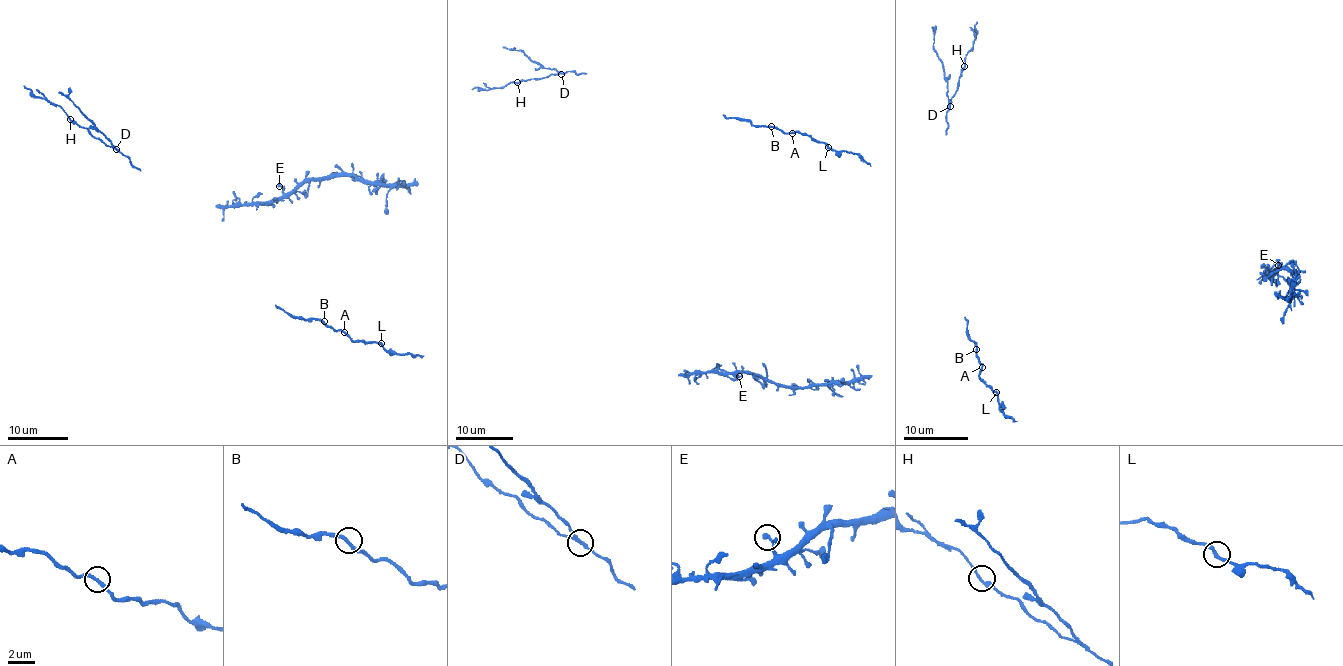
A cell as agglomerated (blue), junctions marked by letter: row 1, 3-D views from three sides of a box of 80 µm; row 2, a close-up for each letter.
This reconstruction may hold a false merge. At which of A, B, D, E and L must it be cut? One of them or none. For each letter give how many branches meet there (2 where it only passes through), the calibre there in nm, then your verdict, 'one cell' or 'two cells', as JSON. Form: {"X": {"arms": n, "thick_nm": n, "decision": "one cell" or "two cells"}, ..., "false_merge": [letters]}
{"A": {"arms": 2, "thick_nm": 240, "decision": "one cell"}, "B": {"arms": 2, "thick_nm": 240, "decision": "one cell"}, "D": {"arms": 3, "thick_nm": 200, "decision": "two cells"}, "E": {"arms": 1, "thick_nm": 280, "decision": "one cell"}, "L": {"arms": 2, "thick_nm": 240, "decision": "one cell"}, "false_merge": ["D"]}

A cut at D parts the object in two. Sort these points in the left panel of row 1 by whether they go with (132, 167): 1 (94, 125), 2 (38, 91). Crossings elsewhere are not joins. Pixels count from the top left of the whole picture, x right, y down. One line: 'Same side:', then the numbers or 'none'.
Same side: 1

